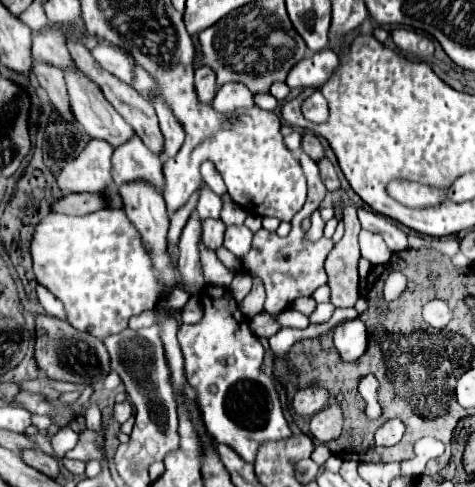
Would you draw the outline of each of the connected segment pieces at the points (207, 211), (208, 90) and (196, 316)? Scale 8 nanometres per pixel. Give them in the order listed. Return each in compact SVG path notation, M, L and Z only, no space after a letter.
M202 187L200 189L200 197L198 197L198 205L196 205L196 211L202 219L208 219L208 217L220 217L220 197L216 197L216 193L212 193L208 187Z
M210 67L196 69L196 91L202 103L212 103L216 95L216 73Z
M191 296L188 302L181 310L182 320L184 324L195 324L203 316L203 309L200 307L198 297Z

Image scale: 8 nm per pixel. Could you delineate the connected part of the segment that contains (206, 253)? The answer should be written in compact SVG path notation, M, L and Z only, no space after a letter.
M200 241L200 263L202 263L202 271L204 271L204 279L208 285L220 285L220 287L228 287L234 273L228 271L216 257L216 253L212 249L208 249L202 241Z

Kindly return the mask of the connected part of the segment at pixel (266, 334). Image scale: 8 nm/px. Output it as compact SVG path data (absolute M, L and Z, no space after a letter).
M254 315L250 319L250 327L256 337L264 337L264 339L270 339L280 329L280 325L272 321L268 315Z

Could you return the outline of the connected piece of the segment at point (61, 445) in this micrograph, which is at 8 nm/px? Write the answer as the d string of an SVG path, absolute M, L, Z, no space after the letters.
M62 427L58 433L52 435L52 441L50 443L52 443L54 457L62 459L76 445L76 433L70 427Z

